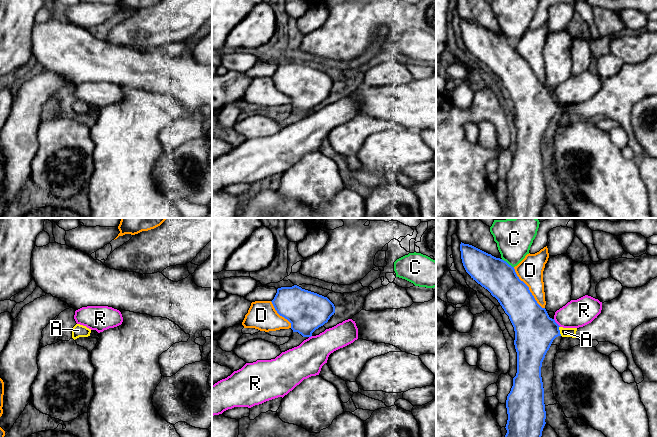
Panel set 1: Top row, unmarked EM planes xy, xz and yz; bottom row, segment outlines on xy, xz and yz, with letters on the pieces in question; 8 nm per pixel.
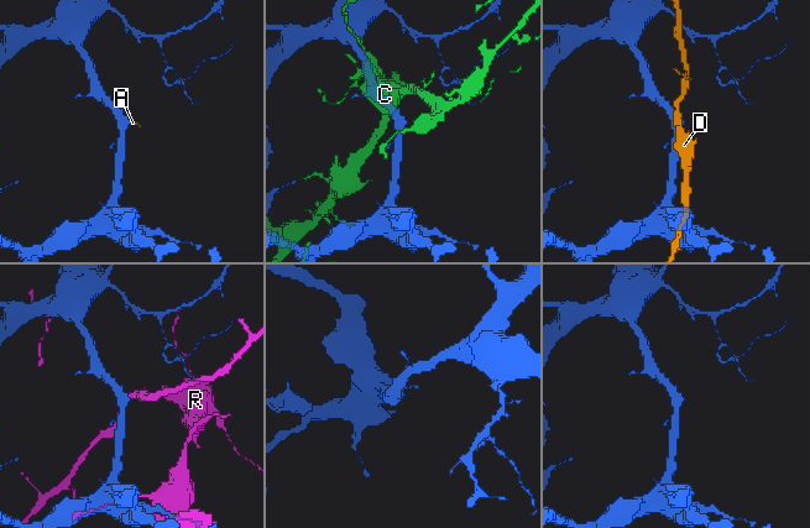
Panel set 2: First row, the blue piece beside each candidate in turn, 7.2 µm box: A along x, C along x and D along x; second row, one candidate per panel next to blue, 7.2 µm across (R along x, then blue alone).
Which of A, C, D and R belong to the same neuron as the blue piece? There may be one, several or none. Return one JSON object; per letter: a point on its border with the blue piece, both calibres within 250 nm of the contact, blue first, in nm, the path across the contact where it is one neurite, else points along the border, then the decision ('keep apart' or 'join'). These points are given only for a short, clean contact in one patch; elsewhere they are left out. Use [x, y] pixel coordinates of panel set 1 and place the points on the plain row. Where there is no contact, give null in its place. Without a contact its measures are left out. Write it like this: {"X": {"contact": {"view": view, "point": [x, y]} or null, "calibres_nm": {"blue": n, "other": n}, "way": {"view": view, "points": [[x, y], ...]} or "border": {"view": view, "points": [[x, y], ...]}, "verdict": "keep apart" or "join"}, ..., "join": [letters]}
{"A": {"contact": {"view": "yz", "point": [559, 107]}, "calibres_nm": {"blue": 320, "other": 80}, "way": {"view": "yz", "points": [[535, 107], [559, 107], [565, 108]]}, "verdict": "join"}, "C": {"contact": {"view": "yz", "point": [506, 38]}, "calibres_nm": {"blue": 280, "other": 280}, "verdict": "keep apart"}, "D": {"contact": {"view": "yz", "point": [528, 64]}, "calibres_nm": {"blue": 280, "other": 200}, "verdict": "keep apart"}, "R": {"contact": {"view": "yz", "point": [556, 99]}, "calibres_nm": {"blue": 320, "other": 220}, "verdict": "keep apart"}, "join": ["A"]}

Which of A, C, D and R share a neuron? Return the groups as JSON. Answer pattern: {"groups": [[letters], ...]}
{"groups": [["A"], ["C"], ["D"], ["R"]]}

